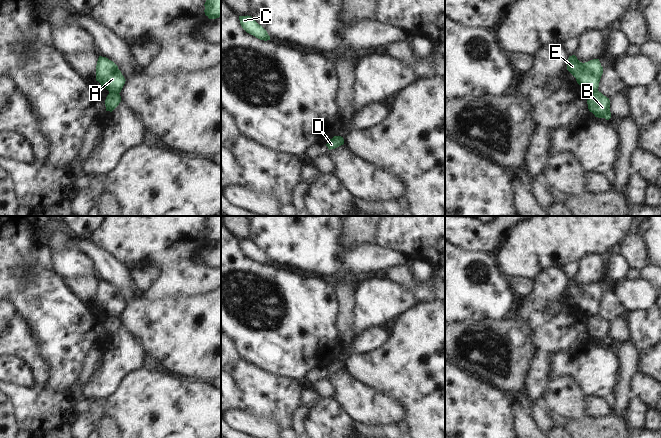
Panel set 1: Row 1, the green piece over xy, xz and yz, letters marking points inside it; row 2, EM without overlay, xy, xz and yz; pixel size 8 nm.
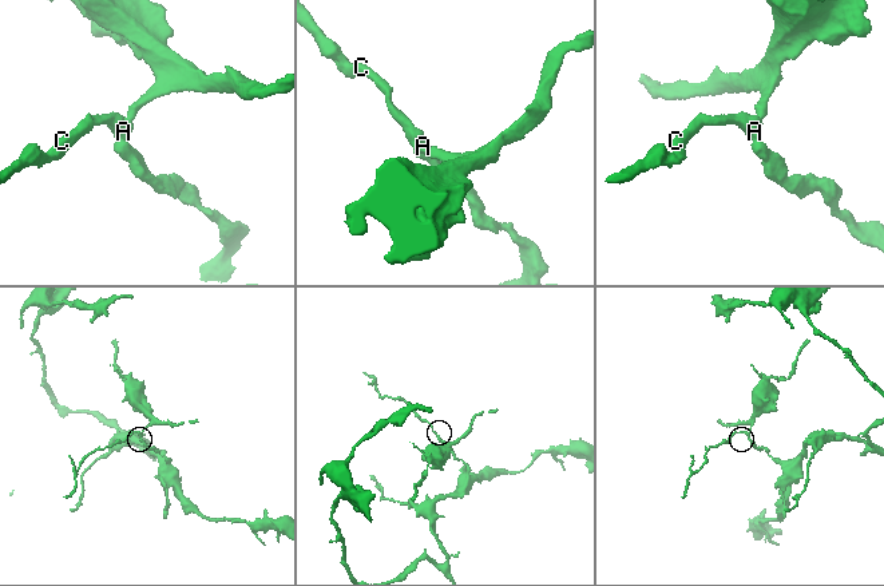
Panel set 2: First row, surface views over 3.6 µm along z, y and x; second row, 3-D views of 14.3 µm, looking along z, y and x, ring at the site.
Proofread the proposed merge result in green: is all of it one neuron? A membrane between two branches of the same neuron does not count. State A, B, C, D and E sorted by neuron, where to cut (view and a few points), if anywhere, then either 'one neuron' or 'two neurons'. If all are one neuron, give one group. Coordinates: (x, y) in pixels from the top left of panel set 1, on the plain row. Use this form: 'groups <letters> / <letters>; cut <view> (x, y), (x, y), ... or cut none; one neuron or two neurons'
groups A C E / B D; cut xy (109, 316), (116, 316), (118, 318); two neurons

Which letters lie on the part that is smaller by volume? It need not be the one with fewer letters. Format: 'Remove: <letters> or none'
Remove: A, C, E

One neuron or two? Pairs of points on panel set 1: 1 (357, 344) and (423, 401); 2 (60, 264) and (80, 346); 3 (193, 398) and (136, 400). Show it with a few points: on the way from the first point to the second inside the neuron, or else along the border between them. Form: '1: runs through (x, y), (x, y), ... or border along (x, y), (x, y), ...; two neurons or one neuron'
1: border along (386, 340), (370, 351), (351, 354); two neurons
2: border along (53, 272), (63, 279); two neurons
3: runs through (179, 398), (174, 400), (150, 400); one neuron

